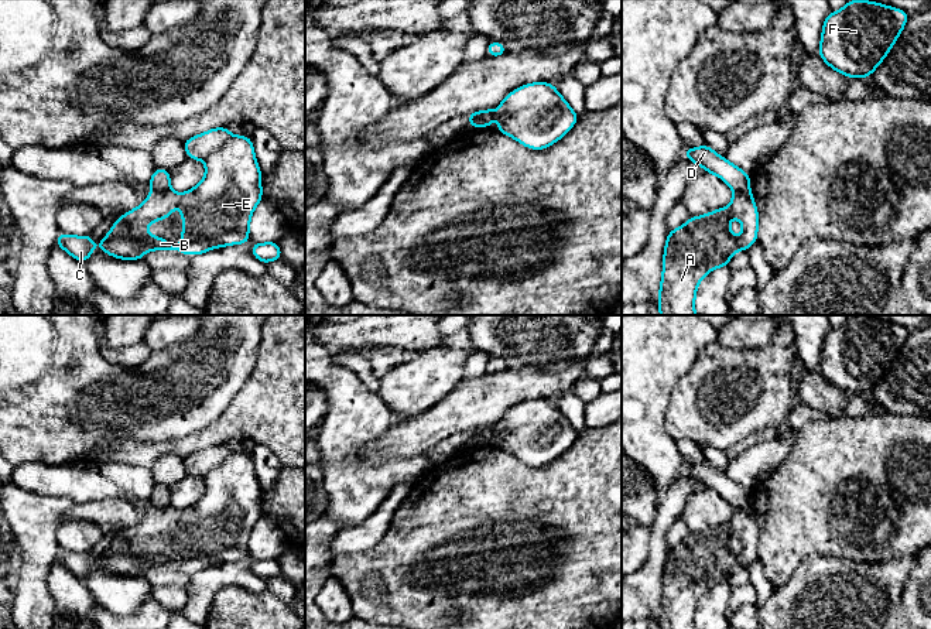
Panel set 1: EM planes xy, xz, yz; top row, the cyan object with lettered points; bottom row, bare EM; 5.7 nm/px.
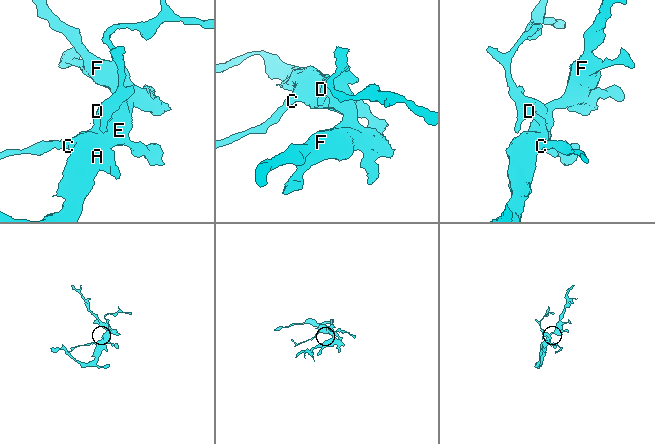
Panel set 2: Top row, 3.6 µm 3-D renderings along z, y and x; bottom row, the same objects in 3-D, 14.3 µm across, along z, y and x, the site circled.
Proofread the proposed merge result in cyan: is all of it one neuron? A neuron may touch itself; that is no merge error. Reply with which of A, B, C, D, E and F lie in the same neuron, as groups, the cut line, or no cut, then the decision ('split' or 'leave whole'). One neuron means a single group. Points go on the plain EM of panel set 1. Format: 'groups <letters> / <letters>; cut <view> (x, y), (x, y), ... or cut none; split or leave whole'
groups A B C E F / D; cut xy (233, 453), (204, 477); split

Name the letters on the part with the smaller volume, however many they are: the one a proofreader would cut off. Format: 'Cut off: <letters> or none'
Cut off: D

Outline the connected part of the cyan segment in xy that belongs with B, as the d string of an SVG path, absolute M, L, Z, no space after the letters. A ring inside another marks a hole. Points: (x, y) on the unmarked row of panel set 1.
M233 452L203 478L206 489L198 502L182 510L177 510L171 505L165 509L153 506L140 523L121 531L114 539L99 564L116 575L141 577L143 571L151 567L168 567L172 570L178 567L182 572L198 572L216 564L247 560L251 530L263 516L263 492L254 472L251 455ZM178 517L181 519L181 536L185 541L181 546L181 561L177 564L175 560L168 560L164 554L148 553L146 546L151 539L170 534Z

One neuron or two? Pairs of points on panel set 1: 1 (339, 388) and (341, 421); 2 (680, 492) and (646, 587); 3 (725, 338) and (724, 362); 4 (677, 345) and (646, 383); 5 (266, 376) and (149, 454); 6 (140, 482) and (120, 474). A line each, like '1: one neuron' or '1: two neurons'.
1: one neuron
2: one neuron
3: two neurons
4: one neuron
5: one neuron
6: one neuron

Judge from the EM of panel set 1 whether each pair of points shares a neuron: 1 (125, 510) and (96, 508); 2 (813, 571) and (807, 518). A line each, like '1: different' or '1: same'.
1: same
2: different

